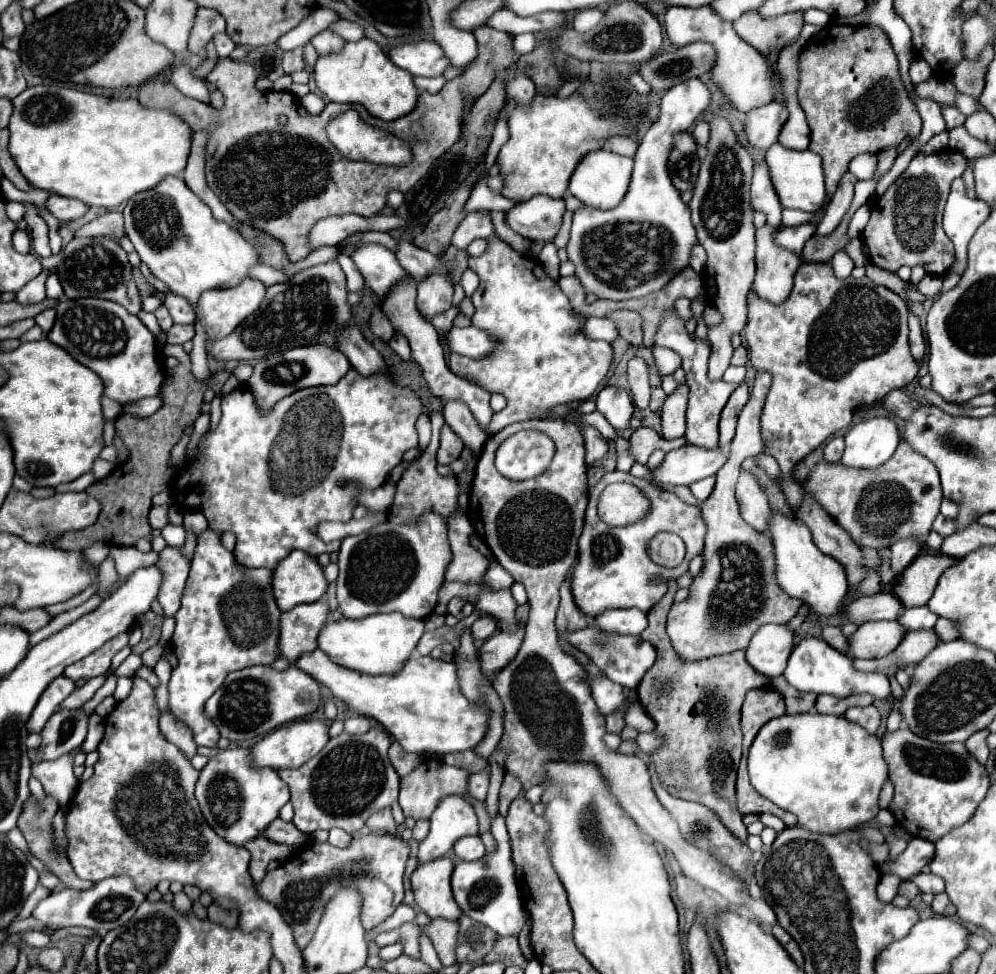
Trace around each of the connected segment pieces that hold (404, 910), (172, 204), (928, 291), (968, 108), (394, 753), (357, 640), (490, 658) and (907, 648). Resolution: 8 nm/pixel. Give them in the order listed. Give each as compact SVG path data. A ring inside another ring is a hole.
M401 903L388 919L381 923L376 930L372 930L372 932L370 932L370 940L374 940L374 936L376 936L376 934L380 934L380 932L398 928L402 924L412 921L415 916L416 914L413 908Z
M166 176L158 186L138 192L132 196L124 208L124 218L126 218L126 234L130 242L134 244L136 252L140 254L140 260L150 268L150 272L164 280L170 290L178 296L188 298L194 306L204 290L210 288L232 288L240 284L242 278L248 276L248 268L254 264L260 264L260 258L254 250L252 244L248 244L242 234L232 230L228 224L218 222L210 208L186 188L186 182L176 176Z
M926 276L920 284L918 284L918 290L926 296L926 298L936 298L940 292L942 292L942 278L938 276Z
M958 94L958 96L956 96L956 106L958 106L958 110L960 110L962 114L966 114L966 116L970 116L970 114L974 114L974 112L978 110L978 102L976 102L974 98L966 96L966 94Z
M392 742L390 750L388 750L388 756L390 756L390 760L392 760L392 764L394 764L394 768L396 768L396 772L398 772L400 778L408 776L422 762L422 758L418 754L404 752L398 742Z
M400 612L372 614L360 620L342 618L338 622L328 622L318 636L318 648L330 654L330 658L346 668L364 672L364 674L398 674L402 664L412 656L418 640L422 638L426 626L424 620L406 618Z
M518 624L518 630L498 632L482 644L478 656L488 680L494 676L494 672L502 670L516 656L522 640L524 640L524 628Z
M934 628L926 632L908 632L902 644L888 656L878 660L858 660L854 658L854 668L862 672L882 672L886 678L894 676L898 670L904 670L910 664L918 664L940 644L938 636L934 636Z

